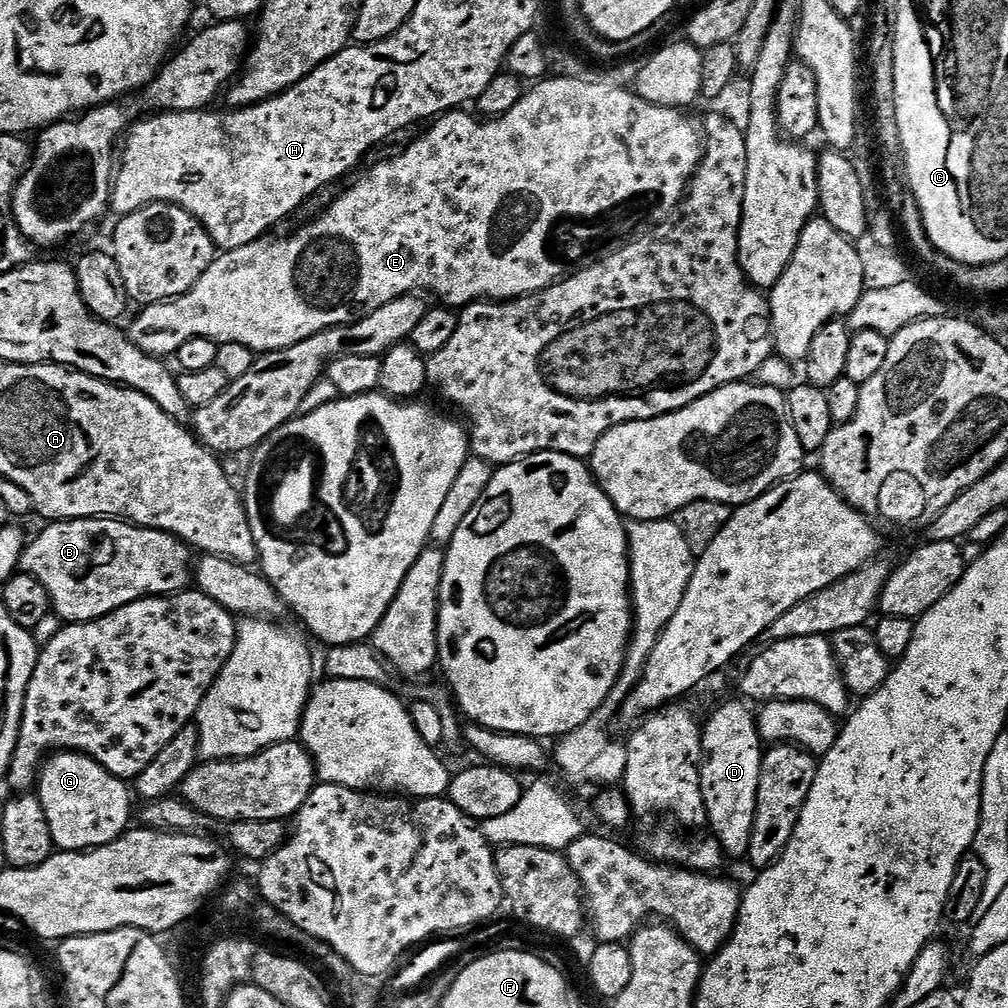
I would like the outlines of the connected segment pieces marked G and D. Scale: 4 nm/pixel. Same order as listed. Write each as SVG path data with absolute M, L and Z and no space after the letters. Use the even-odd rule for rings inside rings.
M71 750L53 755L38 777L38 795L50 822L53 845L65 852L82 852L100 848L124 835L134 799L128 788L125 781L119 776L111 776L90 756Z
M740 700L726 701L708 721L703 721L700 741L704 755L700 766L700 785L711 835L720 841L729 857L744 858L748 855L754 830L760 771L766 748L760 738L757 717L743 704L745 701Z

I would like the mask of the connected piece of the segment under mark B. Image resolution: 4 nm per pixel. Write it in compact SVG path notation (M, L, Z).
M92 516L88 520L57 520L45 523L45 528L36 537L29 539L24 545L24 552L20 555L20 568L28 575L38 578L46 586L55 615L61 616L61 621L73 624L85 624L88 620L100 620L106 614L126 606L130 602L140 600L144 596L170 596L174 592L191 589L194 584L194 552L188 544L169 532L160 532L157 528L141 528L139 524L131 523L123 518L101 518Z

